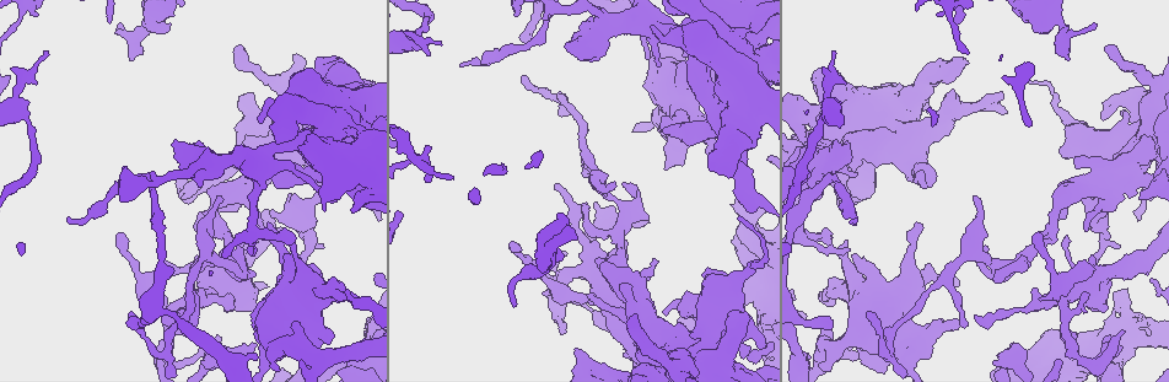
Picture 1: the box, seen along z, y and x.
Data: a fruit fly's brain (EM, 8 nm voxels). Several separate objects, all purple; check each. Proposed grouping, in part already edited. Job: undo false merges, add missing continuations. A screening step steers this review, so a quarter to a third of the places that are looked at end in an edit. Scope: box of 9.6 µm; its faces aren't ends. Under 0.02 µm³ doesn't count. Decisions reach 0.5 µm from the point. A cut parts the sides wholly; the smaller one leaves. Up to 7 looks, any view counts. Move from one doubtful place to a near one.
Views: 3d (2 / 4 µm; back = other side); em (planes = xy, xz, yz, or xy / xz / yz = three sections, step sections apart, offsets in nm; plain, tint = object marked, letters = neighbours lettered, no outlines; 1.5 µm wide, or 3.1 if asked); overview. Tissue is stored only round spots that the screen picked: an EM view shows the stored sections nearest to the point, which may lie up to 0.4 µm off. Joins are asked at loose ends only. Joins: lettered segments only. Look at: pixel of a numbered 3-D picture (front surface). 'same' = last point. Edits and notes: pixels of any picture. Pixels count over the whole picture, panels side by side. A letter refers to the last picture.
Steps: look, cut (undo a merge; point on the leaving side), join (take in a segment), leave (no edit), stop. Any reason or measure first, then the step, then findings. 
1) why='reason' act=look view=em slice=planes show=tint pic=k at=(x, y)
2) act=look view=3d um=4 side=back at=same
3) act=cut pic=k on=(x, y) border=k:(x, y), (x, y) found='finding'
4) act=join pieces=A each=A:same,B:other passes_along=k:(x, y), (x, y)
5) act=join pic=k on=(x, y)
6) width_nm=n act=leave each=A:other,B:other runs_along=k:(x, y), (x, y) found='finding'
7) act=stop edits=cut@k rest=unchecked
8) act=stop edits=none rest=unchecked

why='an open end' act=look view=em slice=yz step=8 show=tint pic=1 at=(129, 57)

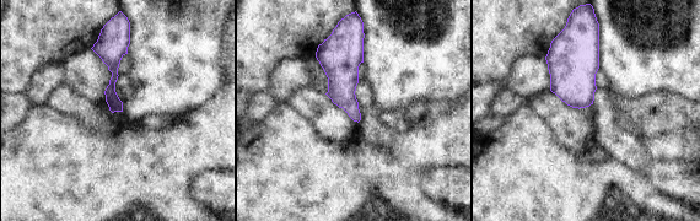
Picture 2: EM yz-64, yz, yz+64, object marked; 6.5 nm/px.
act=look view=em slice=planes show=letters at=same

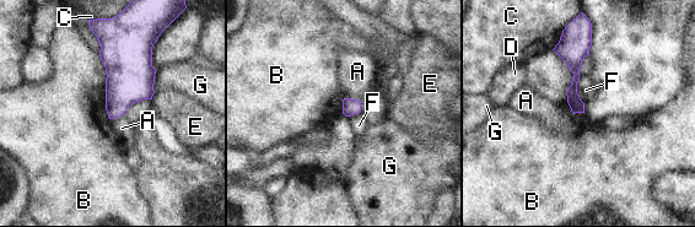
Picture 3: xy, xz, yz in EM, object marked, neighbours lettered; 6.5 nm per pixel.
act=leave each=A:other,B:other,C:other,D:other,E:other,F:other,G:other border=3:(551, 49), (583, 113) found='no lettered segment goes on from it'

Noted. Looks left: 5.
act=look view=3d um=2 pic=1 at=(686, 293)

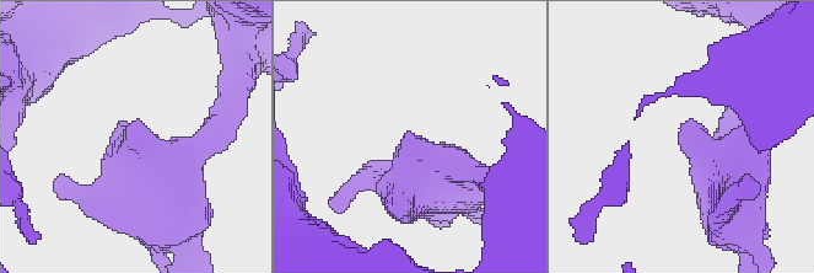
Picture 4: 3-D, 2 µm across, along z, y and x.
why='now the EM' act=look view=em um=3.1 slice=planes show=tint pic=4 at=(692, 118)

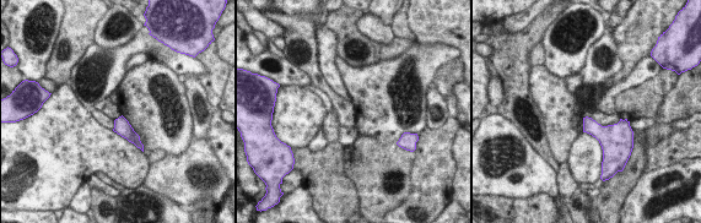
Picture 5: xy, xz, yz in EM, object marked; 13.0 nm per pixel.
why='see the neighbours' act=look view=em um=3.1 slice=planes show=letters at=same

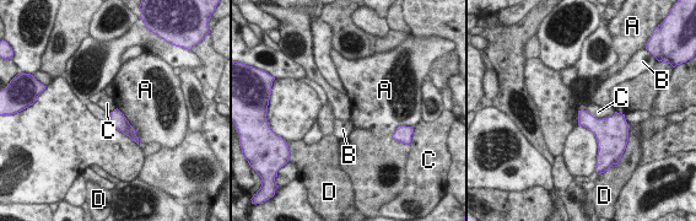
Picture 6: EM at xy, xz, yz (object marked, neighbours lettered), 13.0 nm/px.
longest_contact=A:600nm act=leave each=A:other,B:other,C:other,D:other found='none of them fits'

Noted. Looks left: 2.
why='tapers out' act=look view=3d um=4 pic=1 at=(867, 312)

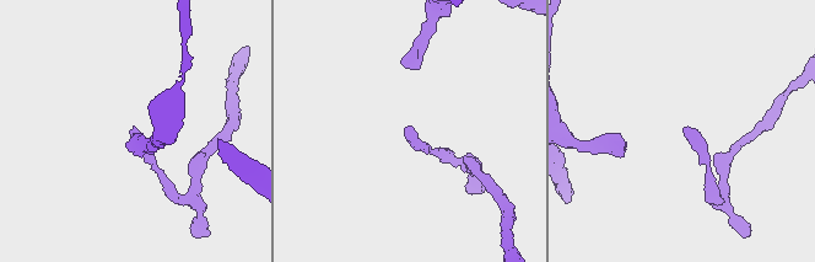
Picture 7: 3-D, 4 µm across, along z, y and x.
act=look view=em slice=planes show=letters pic=7 at=(132, 131)

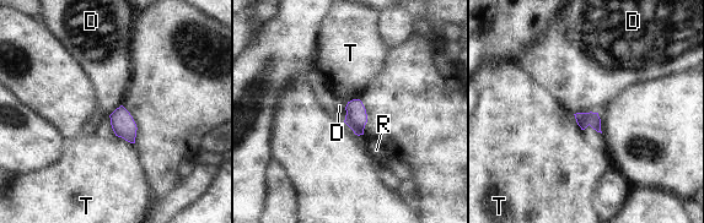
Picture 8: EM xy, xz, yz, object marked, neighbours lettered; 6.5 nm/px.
width_nm=100 act=leave each=D:other,R:other,T:other border=8:(597, 112), (576, 112), (574, 114) found='none of them fits'

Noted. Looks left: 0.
act=stop edits=none rest=unchecked

